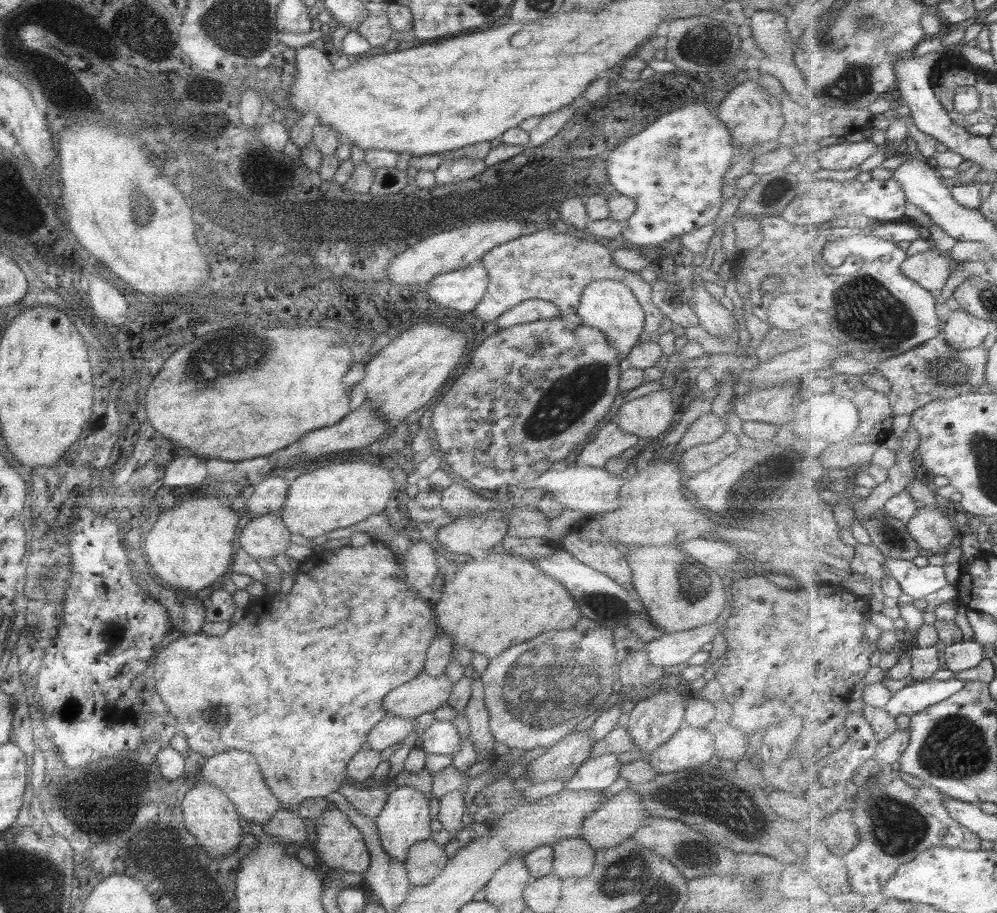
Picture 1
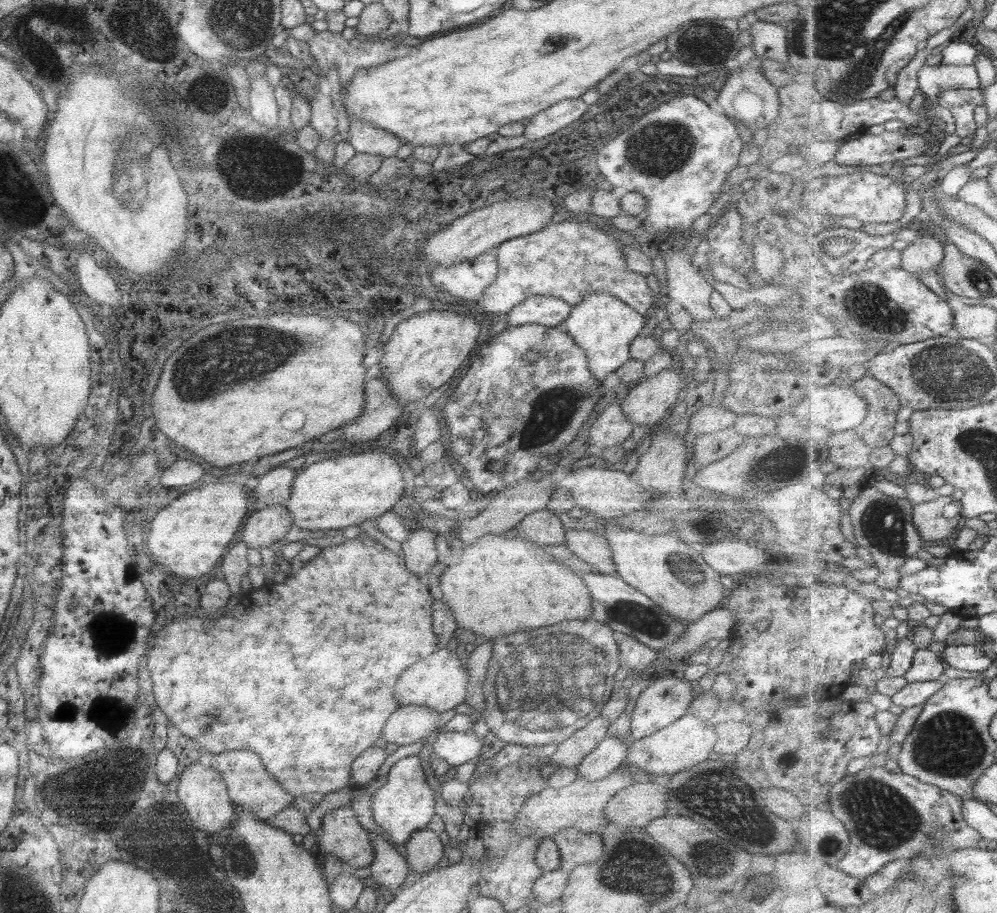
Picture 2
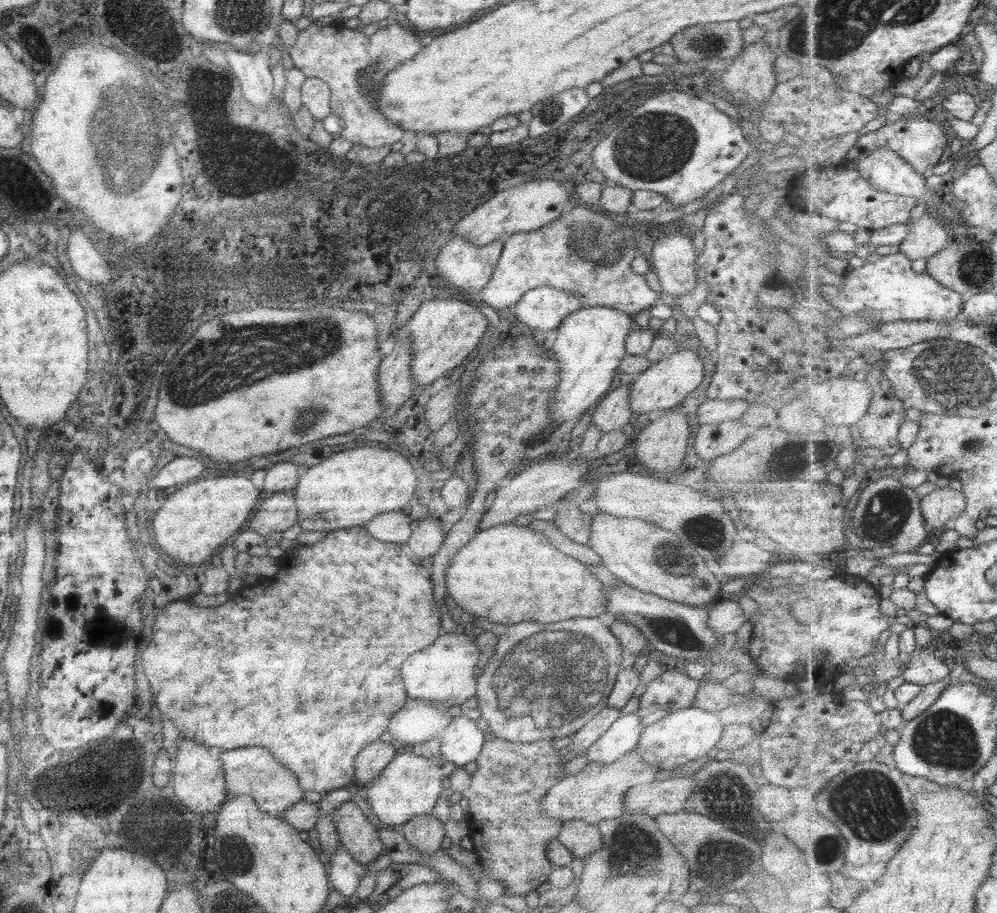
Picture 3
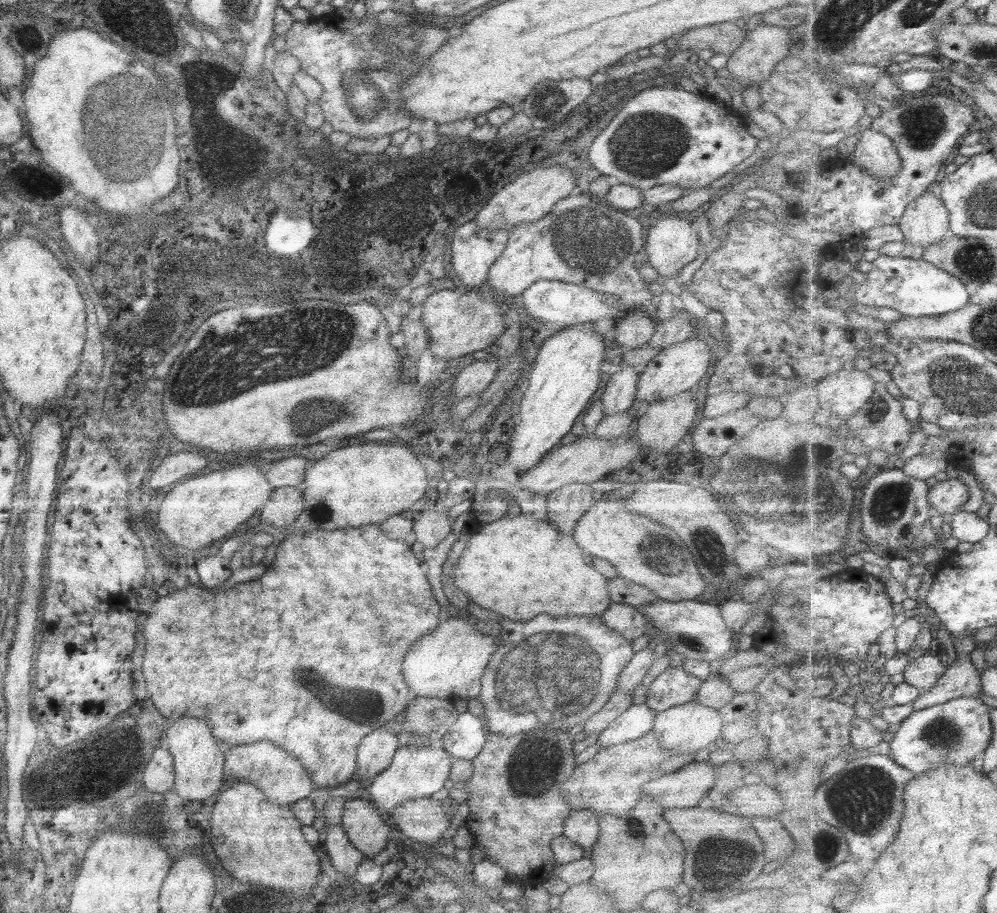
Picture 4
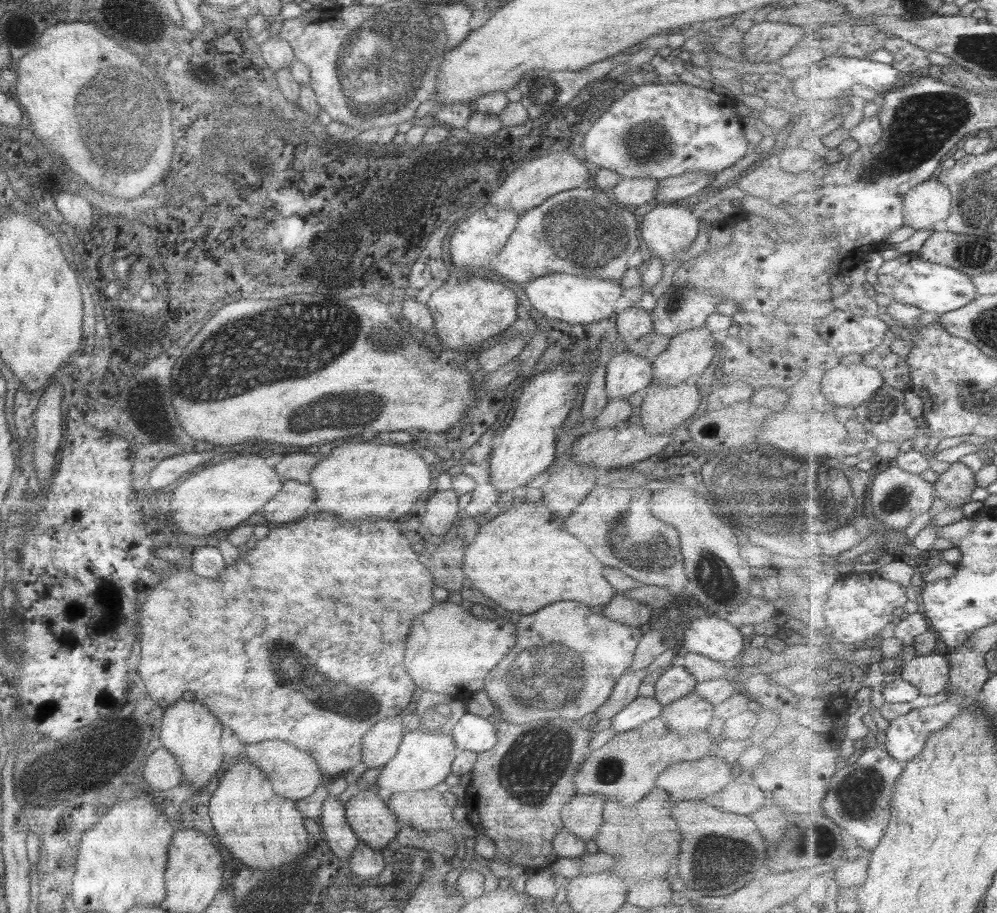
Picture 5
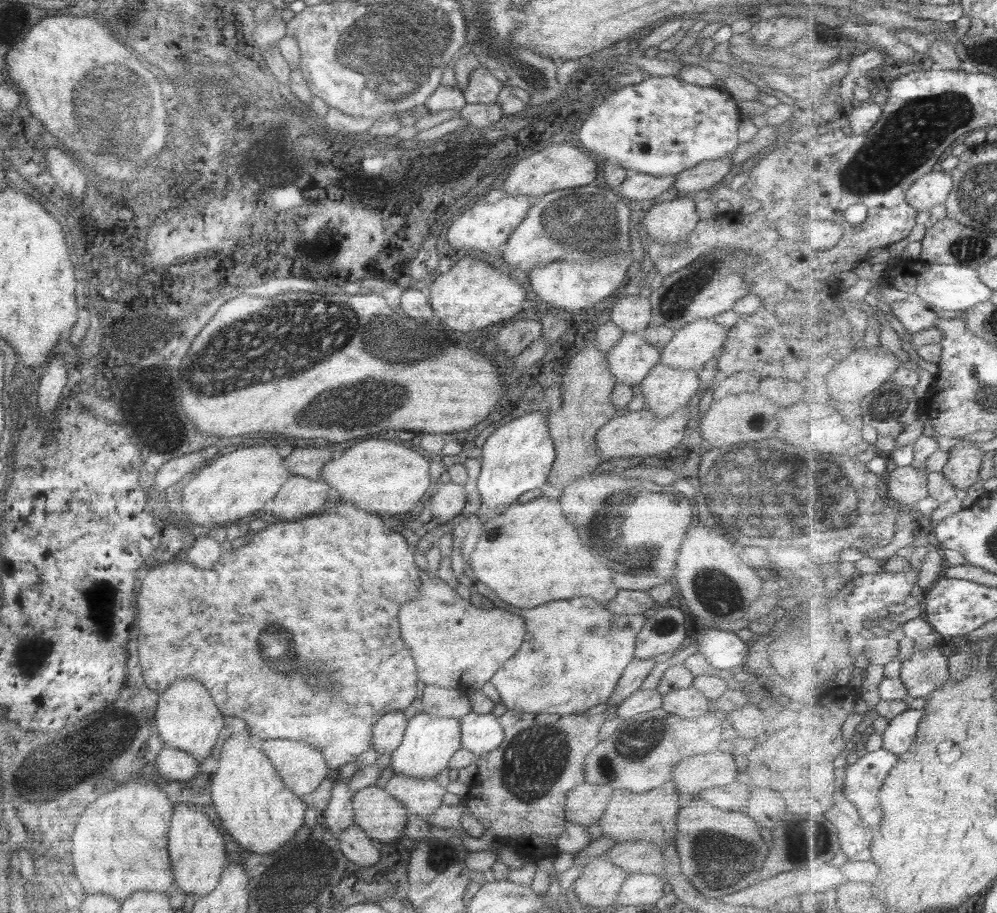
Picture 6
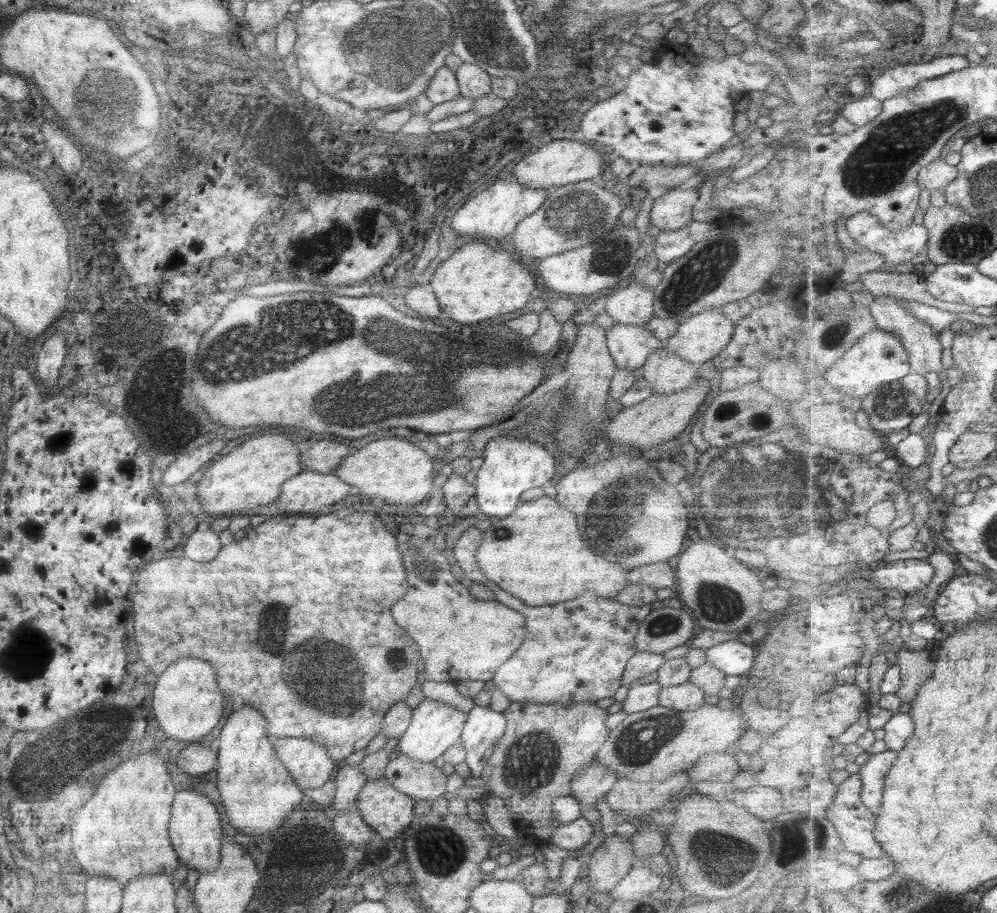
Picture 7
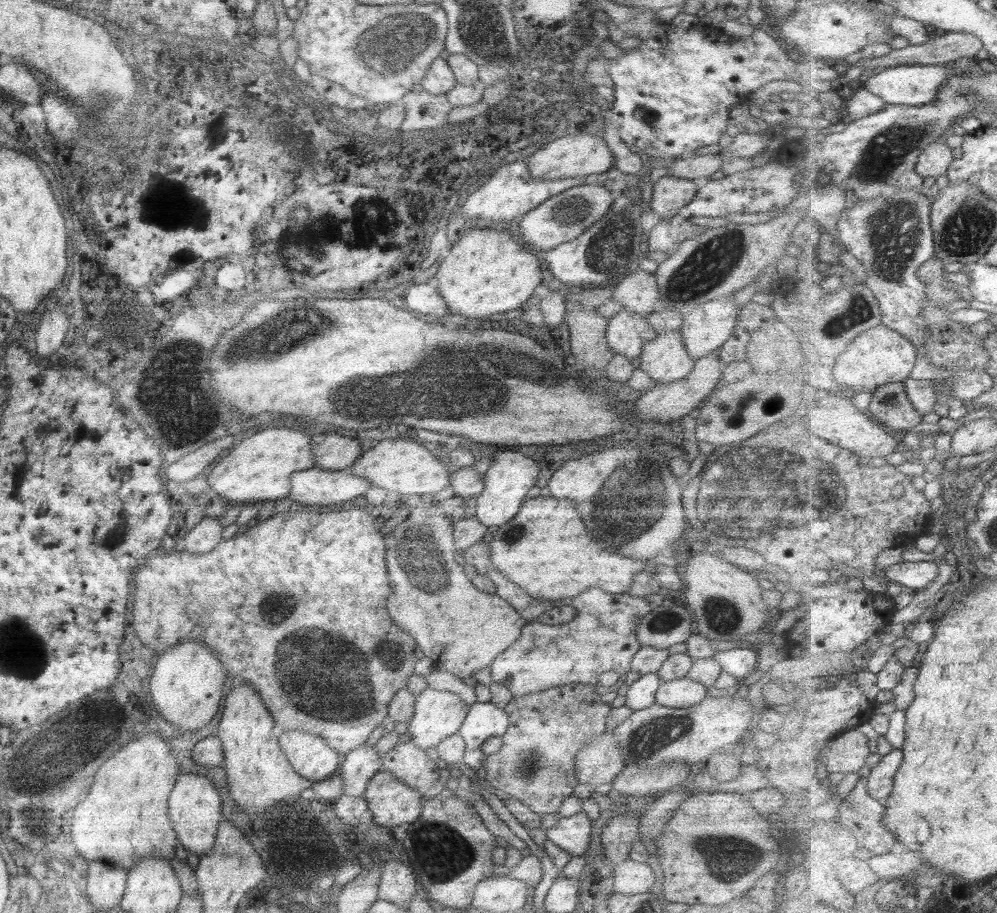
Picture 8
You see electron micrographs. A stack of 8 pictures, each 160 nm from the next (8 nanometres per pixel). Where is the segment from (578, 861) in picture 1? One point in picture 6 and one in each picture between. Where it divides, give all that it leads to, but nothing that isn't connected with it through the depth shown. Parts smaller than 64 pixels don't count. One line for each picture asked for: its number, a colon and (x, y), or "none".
2: (574, 847)
3: (579, 838)
4: (580, 826)
5: (581, 815)
6: (584, 803)

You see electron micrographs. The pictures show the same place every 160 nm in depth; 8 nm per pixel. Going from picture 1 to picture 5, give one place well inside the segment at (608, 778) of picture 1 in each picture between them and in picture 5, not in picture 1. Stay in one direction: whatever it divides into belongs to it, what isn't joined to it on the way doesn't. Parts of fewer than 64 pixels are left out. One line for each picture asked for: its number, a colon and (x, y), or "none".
2: (610, 751)
3: (622, 735)
4: (636, 720)
5: (641, 709)

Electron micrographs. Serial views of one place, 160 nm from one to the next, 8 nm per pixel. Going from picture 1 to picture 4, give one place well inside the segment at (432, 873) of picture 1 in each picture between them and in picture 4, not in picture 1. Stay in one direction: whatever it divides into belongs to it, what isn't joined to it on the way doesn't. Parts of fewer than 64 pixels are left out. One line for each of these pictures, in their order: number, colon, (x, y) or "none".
2: (422, 850)
3: (424, 834)
4: (423, 820)

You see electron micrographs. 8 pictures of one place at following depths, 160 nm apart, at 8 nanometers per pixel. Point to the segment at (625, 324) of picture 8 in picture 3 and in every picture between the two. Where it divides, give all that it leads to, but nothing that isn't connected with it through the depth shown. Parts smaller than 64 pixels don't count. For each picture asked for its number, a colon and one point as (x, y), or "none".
3: (612, 412)
4: (618, 394)
5: (625, 373)
6: (628, 360)
7: (628, 346)

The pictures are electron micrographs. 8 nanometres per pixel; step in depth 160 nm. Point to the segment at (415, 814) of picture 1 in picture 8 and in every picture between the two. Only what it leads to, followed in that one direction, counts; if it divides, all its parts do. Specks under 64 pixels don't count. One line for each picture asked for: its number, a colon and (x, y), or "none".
2: (403, 805)
3: (408, 786)
4: (414, 771)
5: (423, 759)
6: (428, 742)
7: (434, 726)
8: (436, 714)

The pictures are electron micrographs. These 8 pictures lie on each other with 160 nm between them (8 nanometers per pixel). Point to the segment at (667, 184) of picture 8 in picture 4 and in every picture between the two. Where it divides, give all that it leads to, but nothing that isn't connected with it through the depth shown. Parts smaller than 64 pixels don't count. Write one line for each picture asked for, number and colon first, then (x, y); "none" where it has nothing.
4: (670, 244)
5: (667, 230)
6: (669, 222)
7: (673, 210)

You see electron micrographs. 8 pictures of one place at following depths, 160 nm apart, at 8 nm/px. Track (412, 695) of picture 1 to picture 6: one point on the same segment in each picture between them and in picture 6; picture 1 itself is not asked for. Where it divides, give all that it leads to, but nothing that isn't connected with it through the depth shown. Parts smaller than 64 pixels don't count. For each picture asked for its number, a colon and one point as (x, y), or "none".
2: (438, 682)
3: (445, 672)
4: (448, 663)
5: (449, 649)
6: (454, 645)

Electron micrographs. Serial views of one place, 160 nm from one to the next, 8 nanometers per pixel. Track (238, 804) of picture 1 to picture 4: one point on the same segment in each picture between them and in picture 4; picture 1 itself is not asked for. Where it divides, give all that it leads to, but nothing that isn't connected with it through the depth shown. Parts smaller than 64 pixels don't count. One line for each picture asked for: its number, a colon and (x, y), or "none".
2: (250, 787)
3: (252, 772)
4: (280, 778)

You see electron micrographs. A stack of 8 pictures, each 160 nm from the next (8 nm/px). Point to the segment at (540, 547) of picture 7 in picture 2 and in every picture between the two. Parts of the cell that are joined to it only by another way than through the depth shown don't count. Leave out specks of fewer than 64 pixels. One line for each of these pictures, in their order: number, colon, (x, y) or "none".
2: (498, 585)
3: (506, 574)
4: (509, 565)
5: (522, 559)
6: (512, 545)

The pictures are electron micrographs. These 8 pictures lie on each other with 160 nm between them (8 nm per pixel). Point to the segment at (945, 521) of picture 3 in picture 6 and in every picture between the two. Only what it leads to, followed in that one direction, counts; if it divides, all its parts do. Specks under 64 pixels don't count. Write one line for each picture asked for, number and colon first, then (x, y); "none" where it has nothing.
4: (946, 497)
5: (958, 481)
6: (963, 467)

